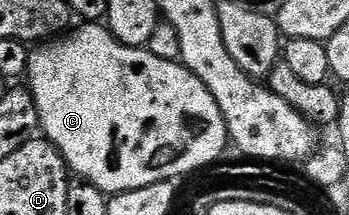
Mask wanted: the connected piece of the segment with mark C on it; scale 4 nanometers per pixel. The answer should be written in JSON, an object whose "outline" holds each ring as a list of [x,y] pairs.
{"outline":[[[86,21],[81,25],[83,27],[76,28],[77,26],[75,26],[69,33],[35,46],[30,53],[30,70],[28,72],[28,80],[30,79],[28,90],[36,101],[41,134],[62,154],[67,168],[73,174],[75,171],[78,174],[75,176],[79,180],[91,183],[96,189],[113,197],[122,195],[126,191],[144,189],[148,185],[178,181],[181,175],[190,175],[193,171],[198,171],[201,167],[216,162],[225,153],[230,134],[226,128],[224,117],[220,113],[220,105],[216,105],[212,93],[208,93],[208,89],[189,69],[183,67],[181,62],[164,61],[160,57],[156,57],[145,46],[129,47],[124,45],[112,34],[109,27],[101,22]]]}

